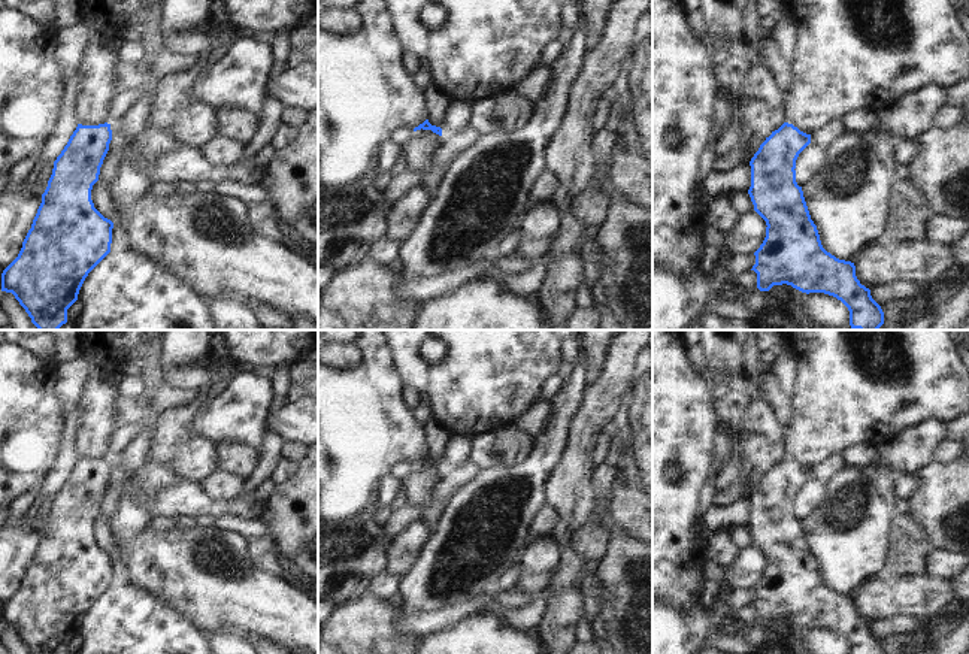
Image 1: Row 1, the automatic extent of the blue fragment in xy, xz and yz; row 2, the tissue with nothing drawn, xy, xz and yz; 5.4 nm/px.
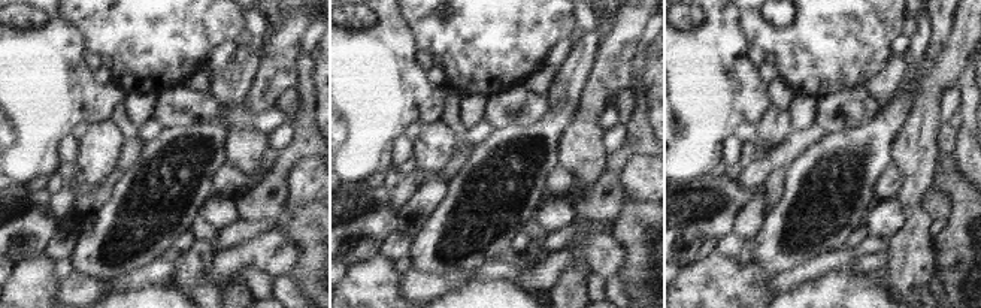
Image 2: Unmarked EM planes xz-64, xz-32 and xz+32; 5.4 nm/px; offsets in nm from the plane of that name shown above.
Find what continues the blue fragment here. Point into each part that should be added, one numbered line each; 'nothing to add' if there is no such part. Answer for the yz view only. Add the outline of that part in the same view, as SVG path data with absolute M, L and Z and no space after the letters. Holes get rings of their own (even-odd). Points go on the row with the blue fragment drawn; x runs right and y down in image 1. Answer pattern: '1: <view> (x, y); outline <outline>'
nothing to add

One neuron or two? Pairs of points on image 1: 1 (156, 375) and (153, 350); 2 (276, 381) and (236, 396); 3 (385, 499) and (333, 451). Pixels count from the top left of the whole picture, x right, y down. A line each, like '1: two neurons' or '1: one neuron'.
1: one neuron
2: two neurons
3: two neurons

